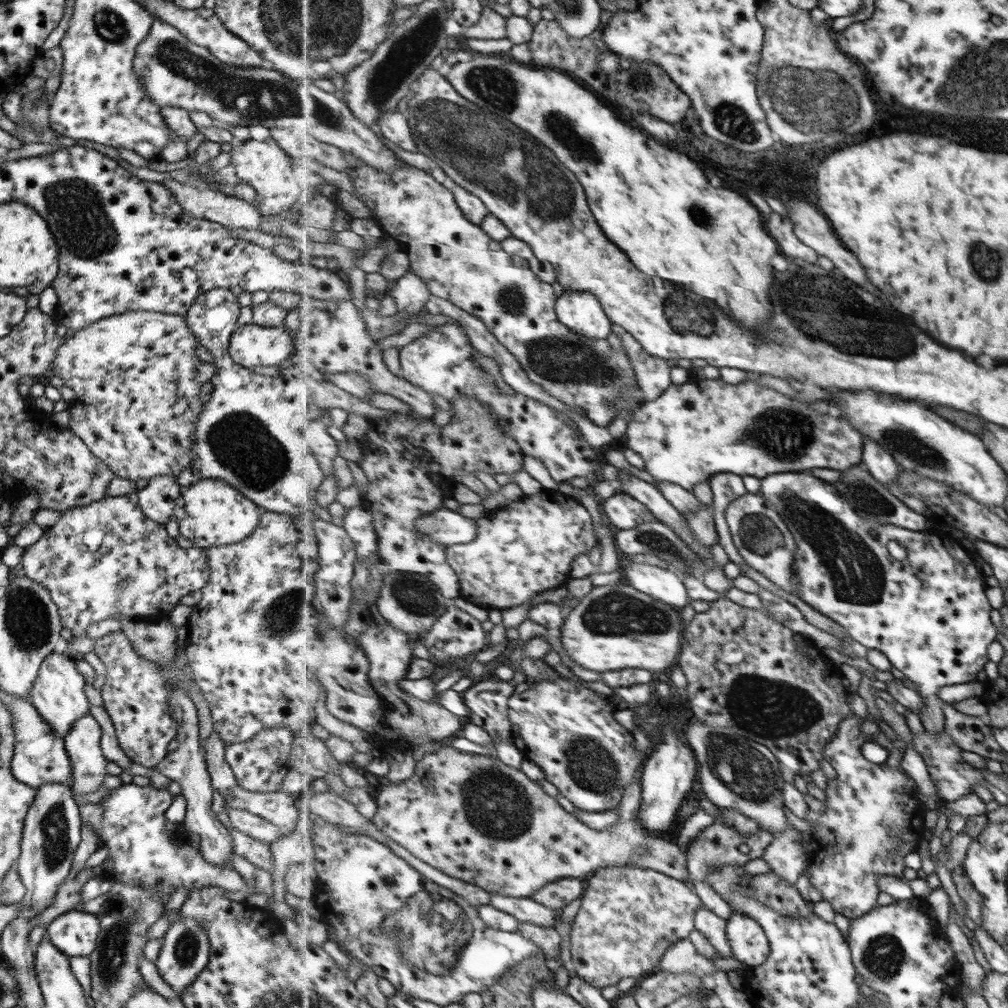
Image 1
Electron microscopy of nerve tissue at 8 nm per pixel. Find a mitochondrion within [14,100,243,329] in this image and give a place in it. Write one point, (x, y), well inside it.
(74, 207)

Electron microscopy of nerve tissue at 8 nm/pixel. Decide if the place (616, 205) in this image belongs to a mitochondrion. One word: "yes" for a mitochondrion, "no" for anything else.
no

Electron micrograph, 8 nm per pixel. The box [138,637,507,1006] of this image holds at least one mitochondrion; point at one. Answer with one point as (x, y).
(435, 935)

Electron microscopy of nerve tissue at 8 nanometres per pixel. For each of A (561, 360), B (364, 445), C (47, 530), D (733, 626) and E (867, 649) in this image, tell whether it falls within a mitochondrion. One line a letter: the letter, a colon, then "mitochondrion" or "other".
A: mitochondrion
B: other
C: other
D: other
E: other

